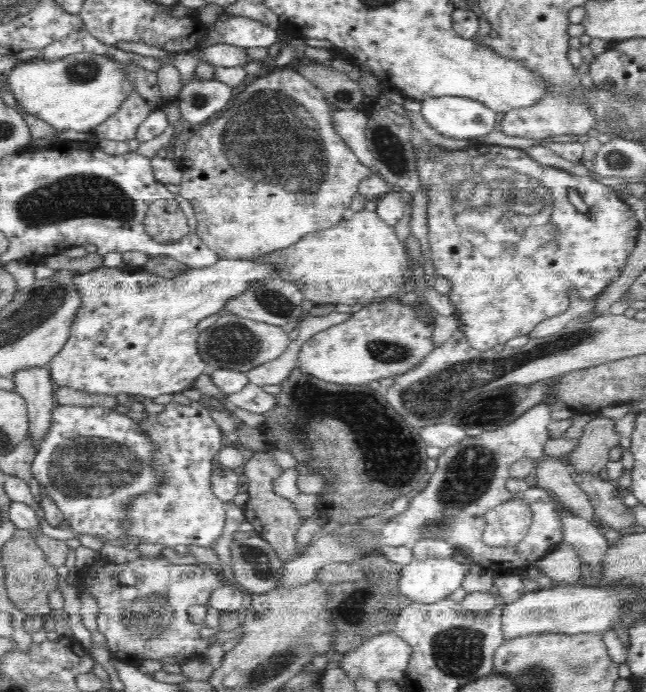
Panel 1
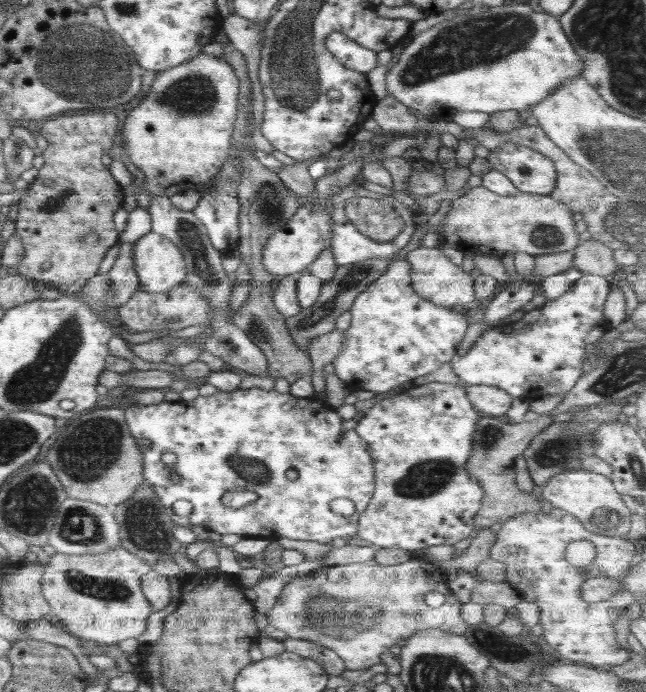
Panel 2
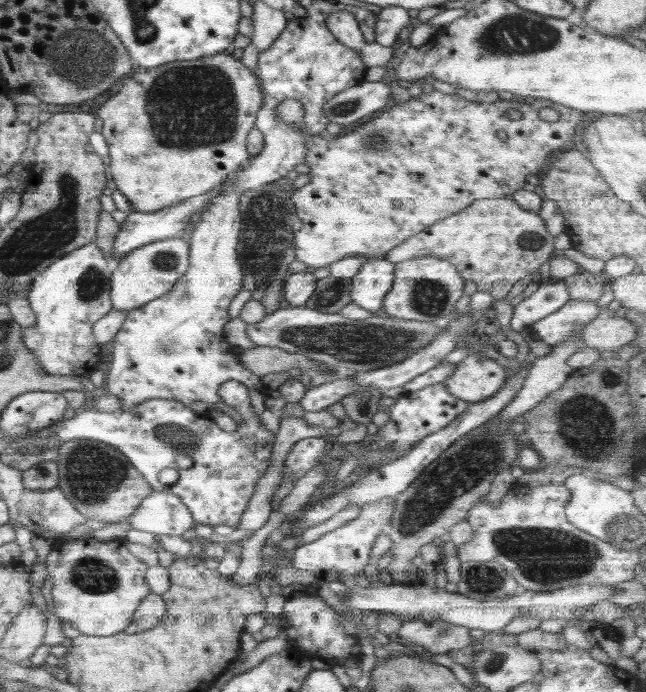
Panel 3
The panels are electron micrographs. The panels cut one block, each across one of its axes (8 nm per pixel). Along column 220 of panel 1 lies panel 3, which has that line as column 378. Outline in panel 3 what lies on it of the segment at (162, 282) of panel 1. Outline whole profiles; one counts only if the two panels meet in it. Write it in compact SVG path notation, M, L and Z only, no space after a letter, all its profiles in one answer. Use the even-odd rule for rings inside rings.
M385 258L366 261L360 272L351 279L352 303L375 313L382 313L384 297L393 288L394 270L395 263Z

